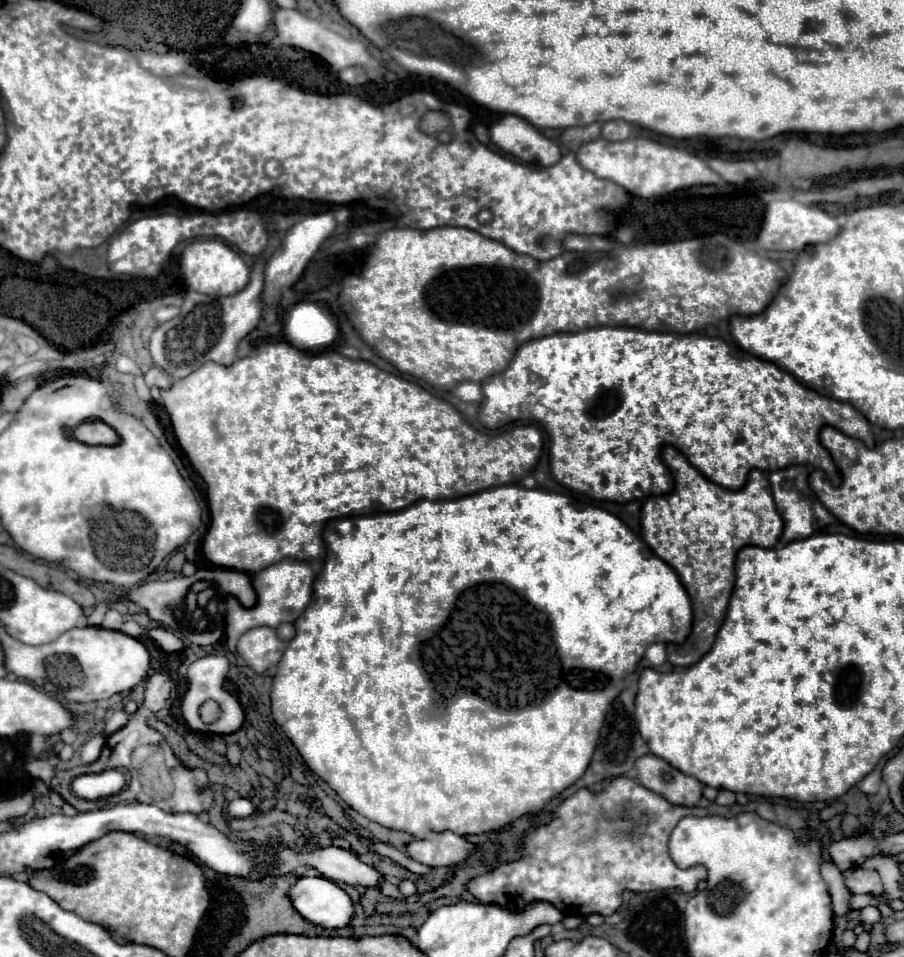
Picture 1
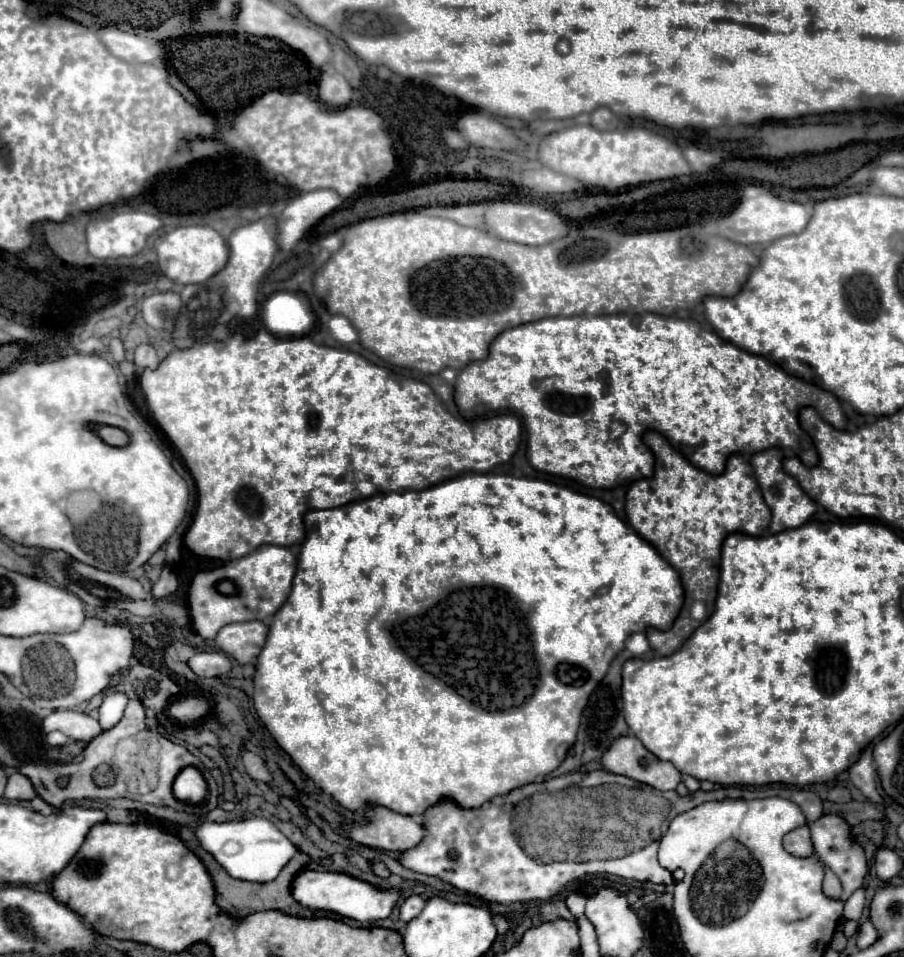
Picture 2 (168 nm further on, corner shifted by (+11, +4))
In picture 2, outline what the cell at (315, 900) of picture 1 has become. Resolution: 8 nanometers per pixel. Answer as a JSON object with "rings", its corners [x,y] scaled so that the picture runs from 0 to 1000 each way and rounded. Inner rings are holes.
{"rings":[[[336,909],[332,911],[323,922],[323,936],[341,951],[358,951],[369,953],[389,961],[420,961],[429,959],[434,955],[434,949],[440,940],[440,930],[418,930],[407,922],[398,922],[385,913],[372,913],[372,911],[345,911]]]}

